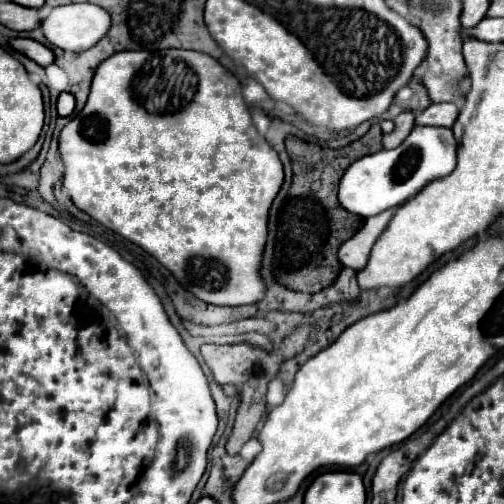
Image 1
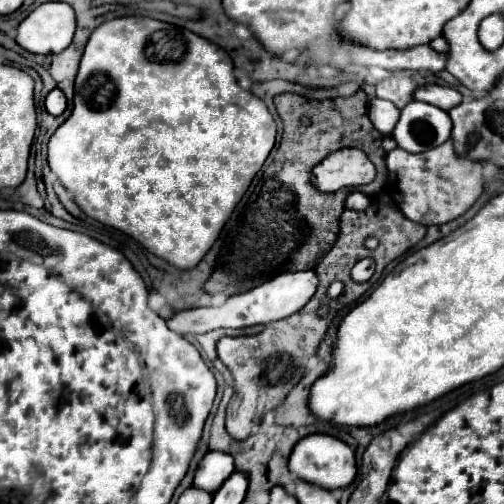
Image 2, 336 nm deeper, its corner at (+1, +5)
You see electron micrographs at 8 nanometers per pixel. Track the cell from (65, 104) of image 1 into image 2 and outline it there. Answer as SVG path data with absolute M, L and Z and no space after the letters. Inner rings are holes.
M53 89L53 91L45 97L45 109L47 109L49 115L57 117L57 115L61 115L61 113L65 111L65 107L67 107L67 101L65 101L65 95L63 95L61 89Z

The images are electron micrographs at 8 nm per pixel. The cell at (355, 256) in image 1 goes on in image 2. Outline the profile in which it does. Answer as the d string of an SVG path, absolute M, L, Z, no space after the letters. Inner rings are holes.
M445 141L435 149L435 155L411 155L405 149L393 149L387 155L389 179L385 193L393 197L403 215L421 225L443 225L461 217L483 193L483 163L457 157L453 151L453 141ZM475 185L475 197L473 197Z

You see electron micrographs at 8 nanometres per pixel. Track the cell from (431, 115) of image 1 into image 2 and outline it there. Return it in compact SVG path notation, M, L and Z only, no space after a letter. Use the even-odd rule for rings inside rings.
M421 85L413 91L413 99L415 101L423 101L423 103L429 103L429 105L435 105L435 107L441 107L443 111L449 111L451 107L459 105L461 103L461 93L449 85Z

